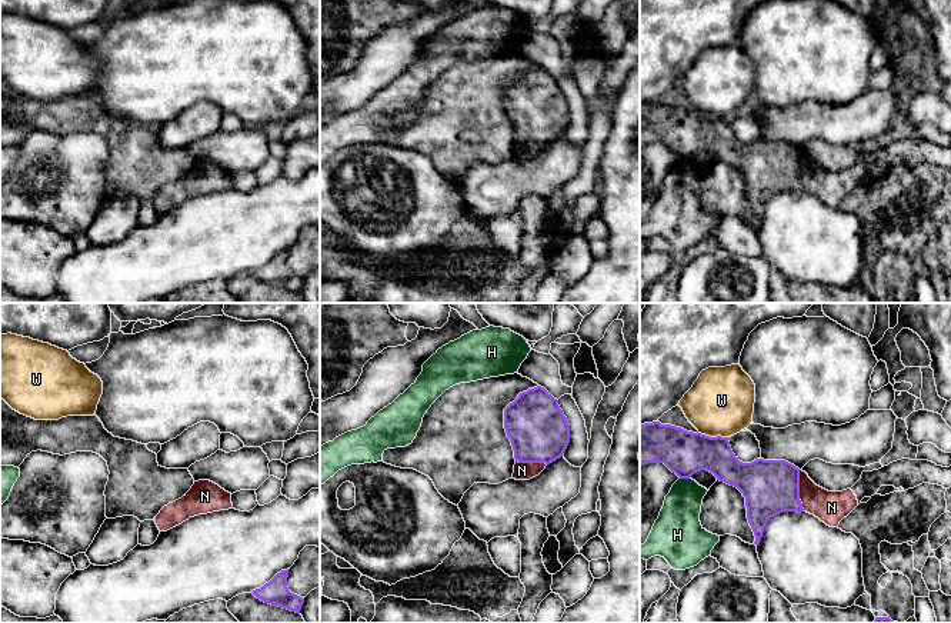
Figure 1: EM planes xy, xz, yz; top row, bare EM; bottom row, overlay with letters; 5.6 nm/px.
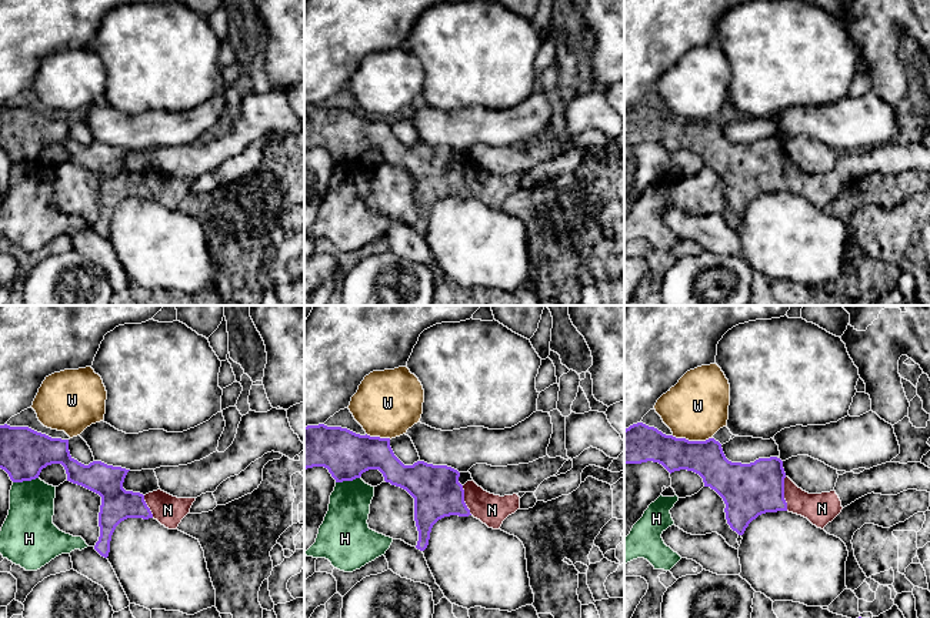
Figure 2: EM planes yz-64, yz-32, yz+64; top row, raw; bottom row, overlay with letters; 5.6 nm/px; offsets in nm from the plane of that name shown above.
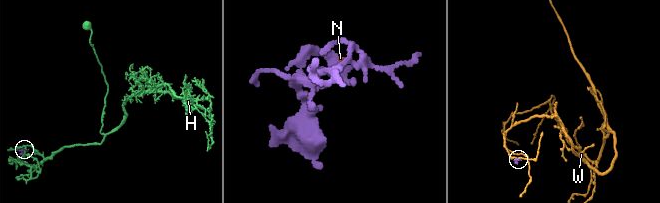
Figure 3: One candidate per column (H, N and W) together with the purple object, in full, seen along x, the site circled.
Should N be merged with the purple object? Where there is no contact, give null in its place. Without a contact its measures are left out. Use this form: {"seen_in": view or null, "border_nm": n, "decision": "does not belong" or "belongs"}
{"seen_in": "yz", "border_nm": 240, "decision": "belongs"}

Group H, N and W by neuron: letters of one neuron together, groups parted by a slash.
H / N / W

